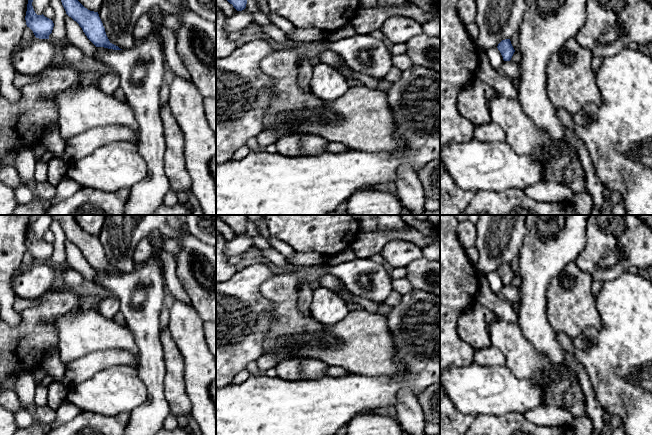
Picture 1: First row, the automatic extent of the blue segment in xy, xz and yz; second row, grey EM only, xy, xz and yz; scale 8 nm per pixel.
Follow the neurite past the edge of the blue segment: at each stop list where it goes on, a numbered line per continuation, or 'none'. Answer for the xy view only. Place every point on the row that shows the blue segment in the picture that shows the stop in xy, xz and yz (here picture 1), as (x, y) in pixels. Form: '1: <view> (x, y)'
none

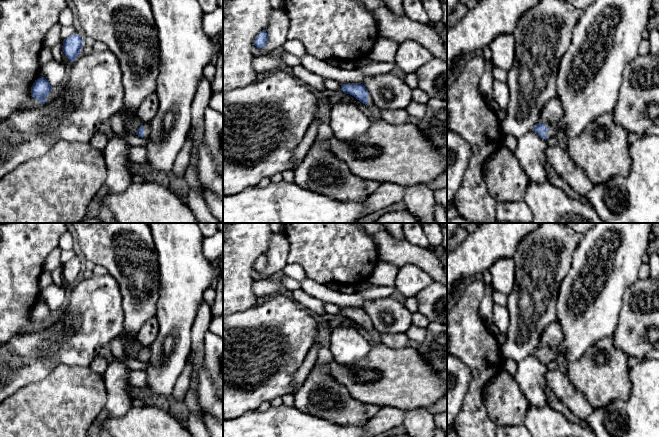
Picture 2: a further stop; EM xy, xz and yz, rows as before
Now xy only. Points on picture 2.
1: xy (146, 126)

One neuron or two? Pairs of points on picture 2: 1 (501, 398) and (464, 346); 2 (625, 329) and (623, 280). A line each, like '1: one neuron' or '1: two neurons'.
1: two neurons
2: two neurons

